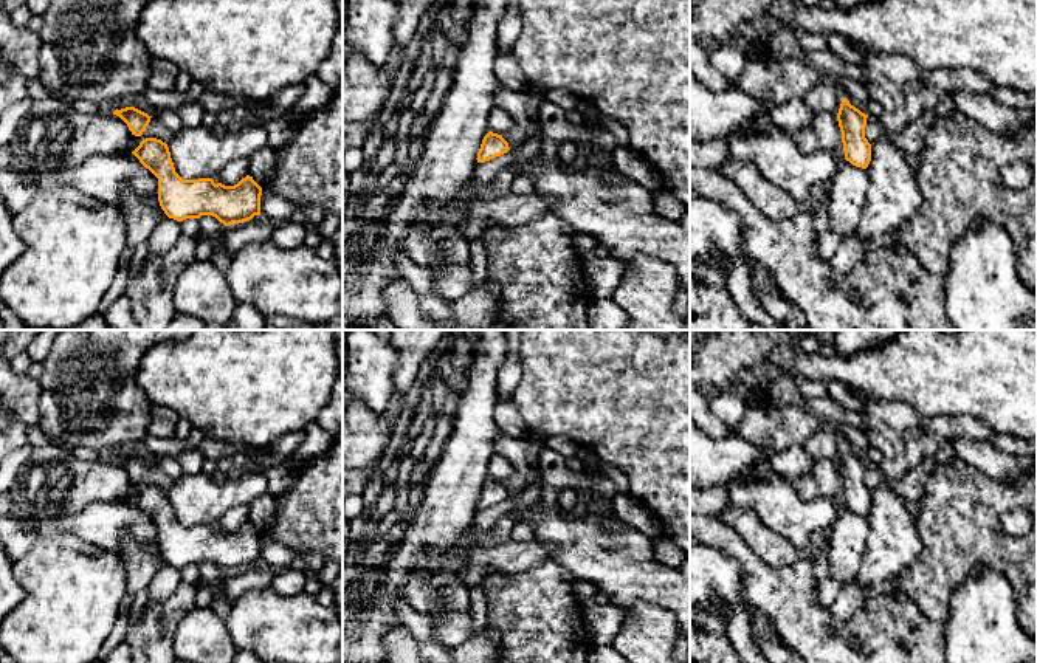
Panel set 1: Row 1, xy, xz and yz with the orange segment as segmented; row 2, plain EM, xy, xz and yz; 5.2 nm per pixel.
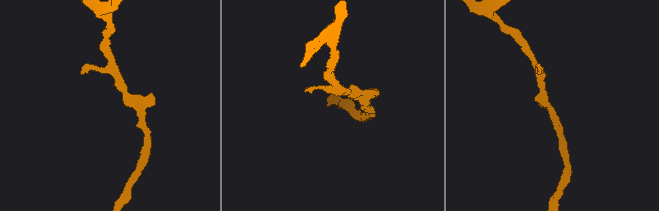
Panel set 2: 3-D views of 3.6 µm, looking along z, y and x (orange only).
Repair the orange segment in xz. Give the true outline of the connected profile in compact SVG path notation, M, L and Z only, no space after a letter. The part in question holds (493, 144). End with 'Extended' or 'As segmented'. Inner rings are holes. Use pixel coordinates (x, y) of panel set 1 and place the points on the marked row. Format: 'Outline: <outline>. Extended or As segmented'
Outline: M488 132L482 139L476 160L477 163L485 163L507 153L508 150L508 143L502 138L502 135Z. As segmented

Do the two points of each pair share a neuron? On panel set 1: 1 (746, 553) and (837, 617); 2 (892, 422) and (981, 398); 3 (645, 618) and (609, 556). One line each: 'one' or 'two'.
1: two
2: two
3: two

